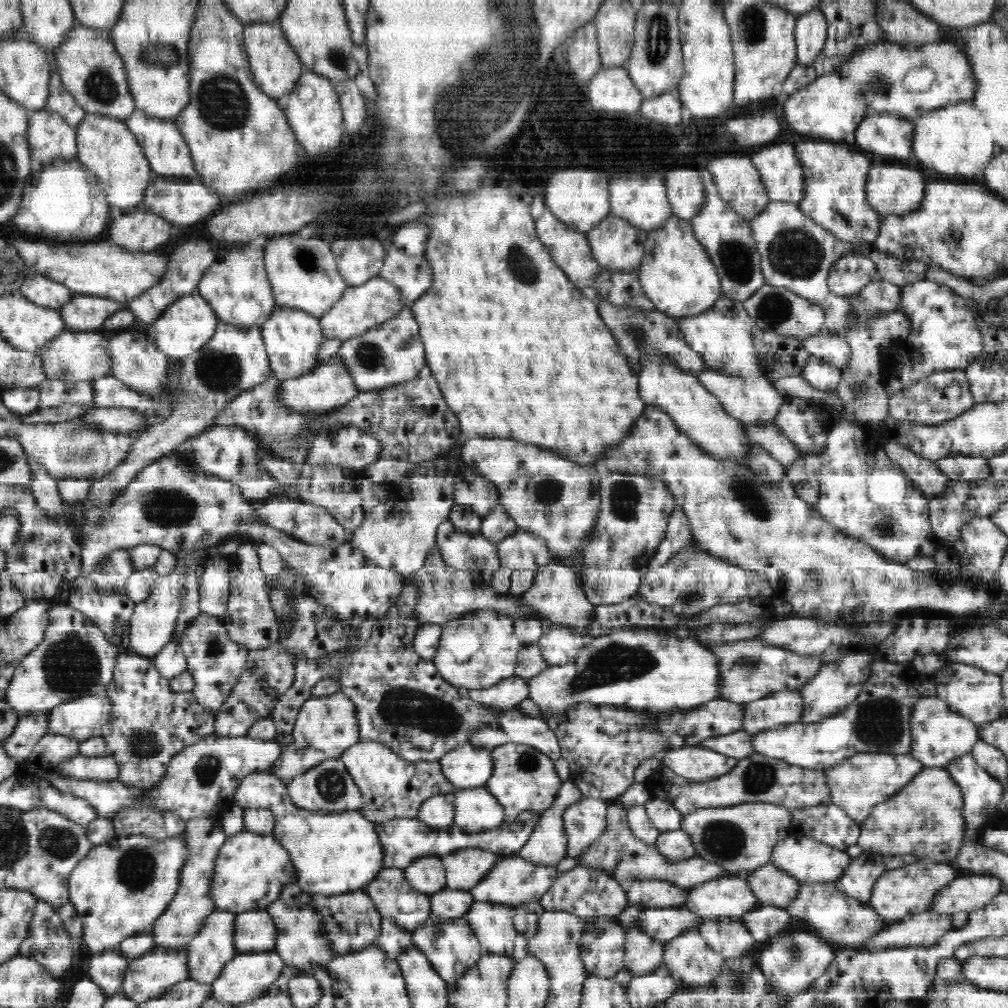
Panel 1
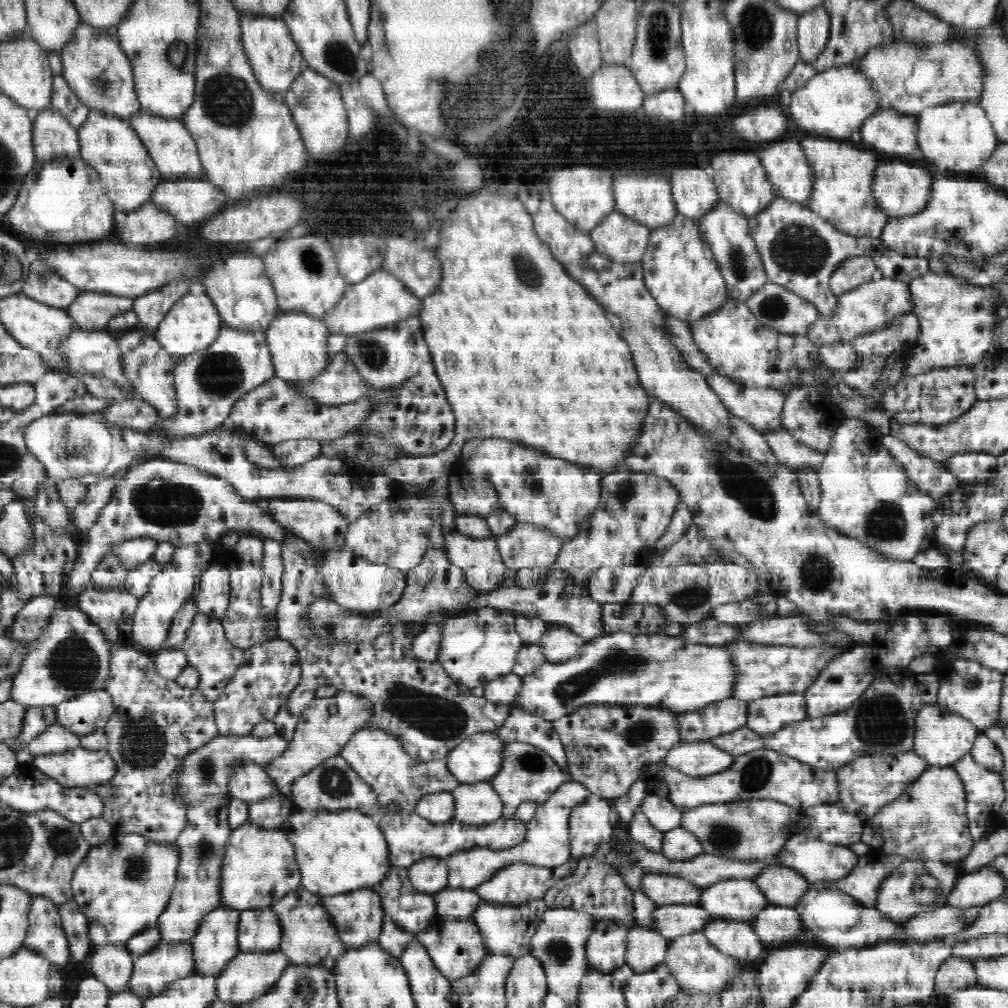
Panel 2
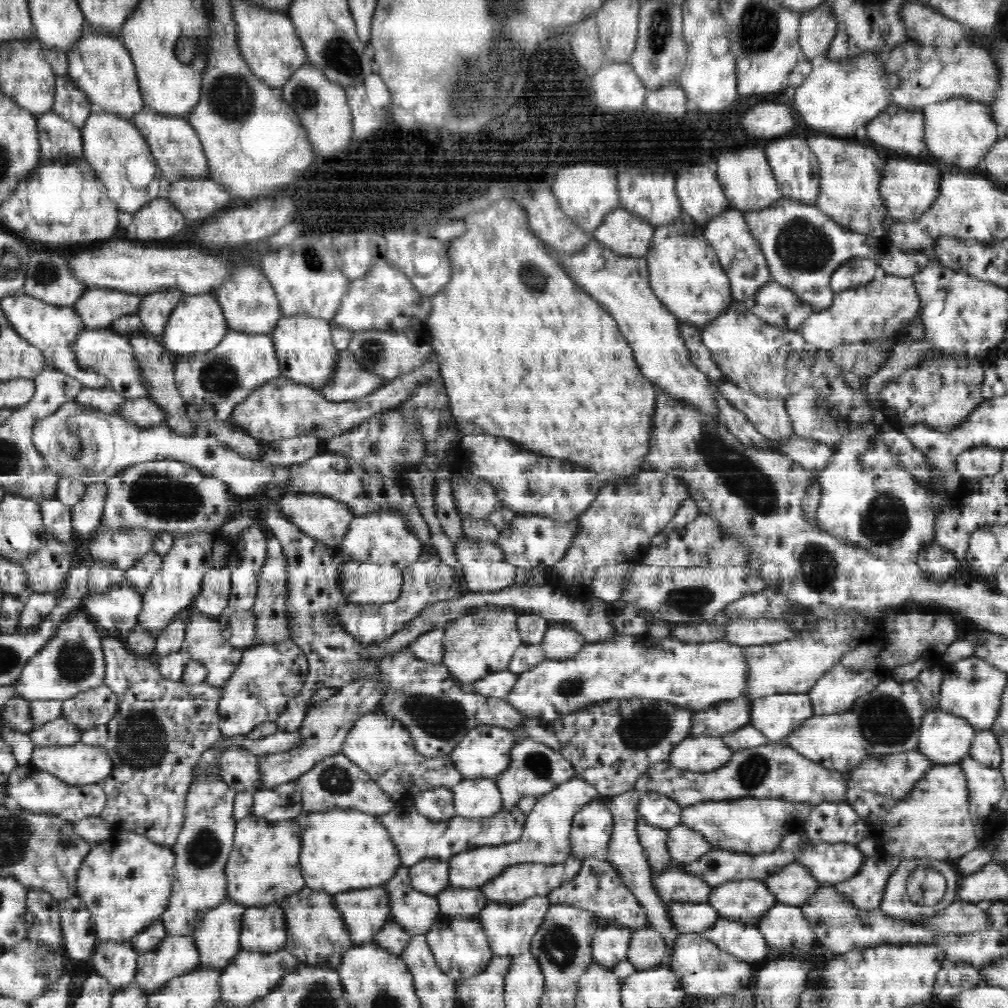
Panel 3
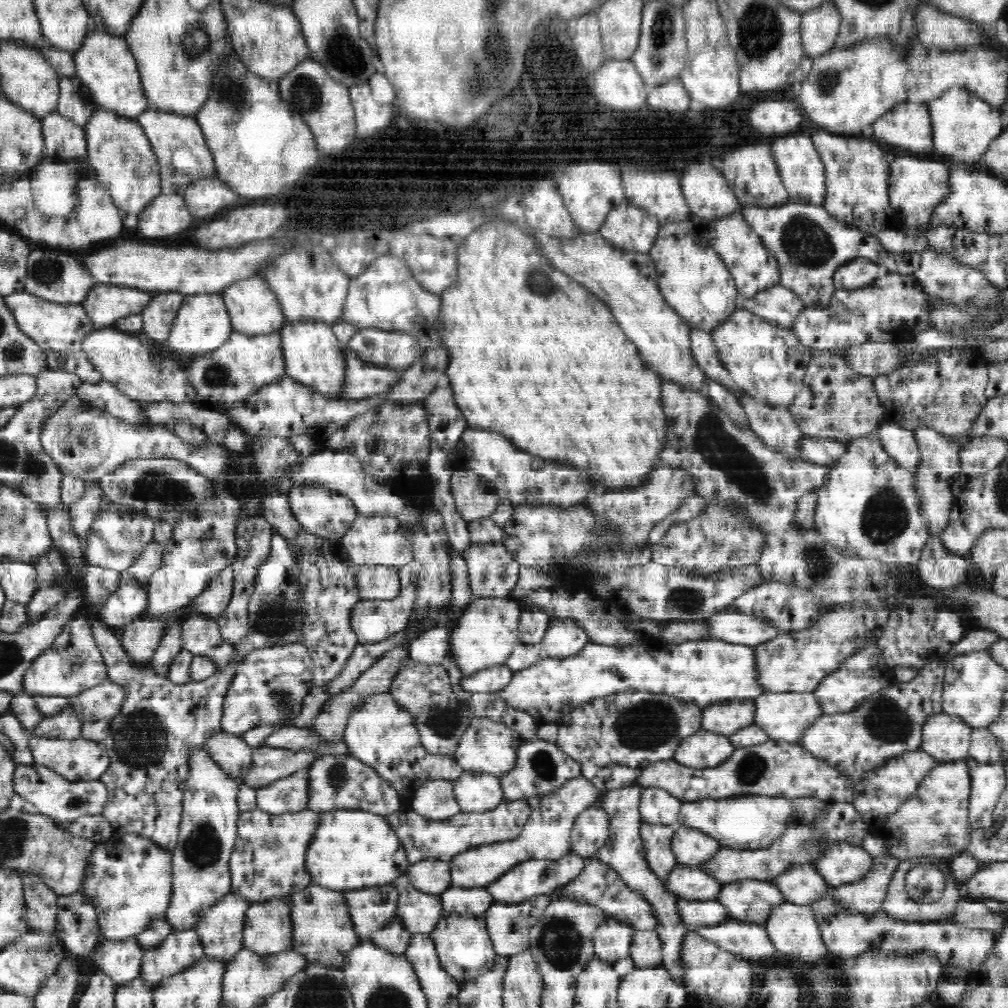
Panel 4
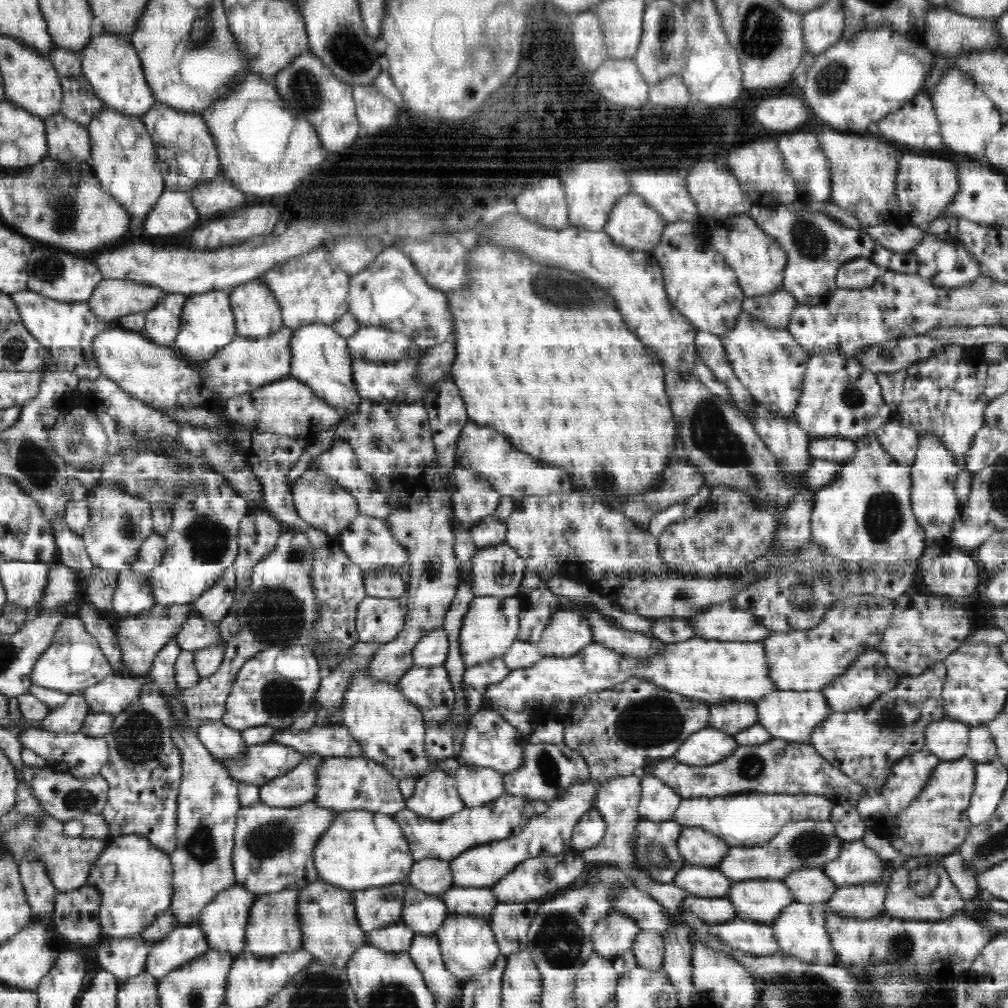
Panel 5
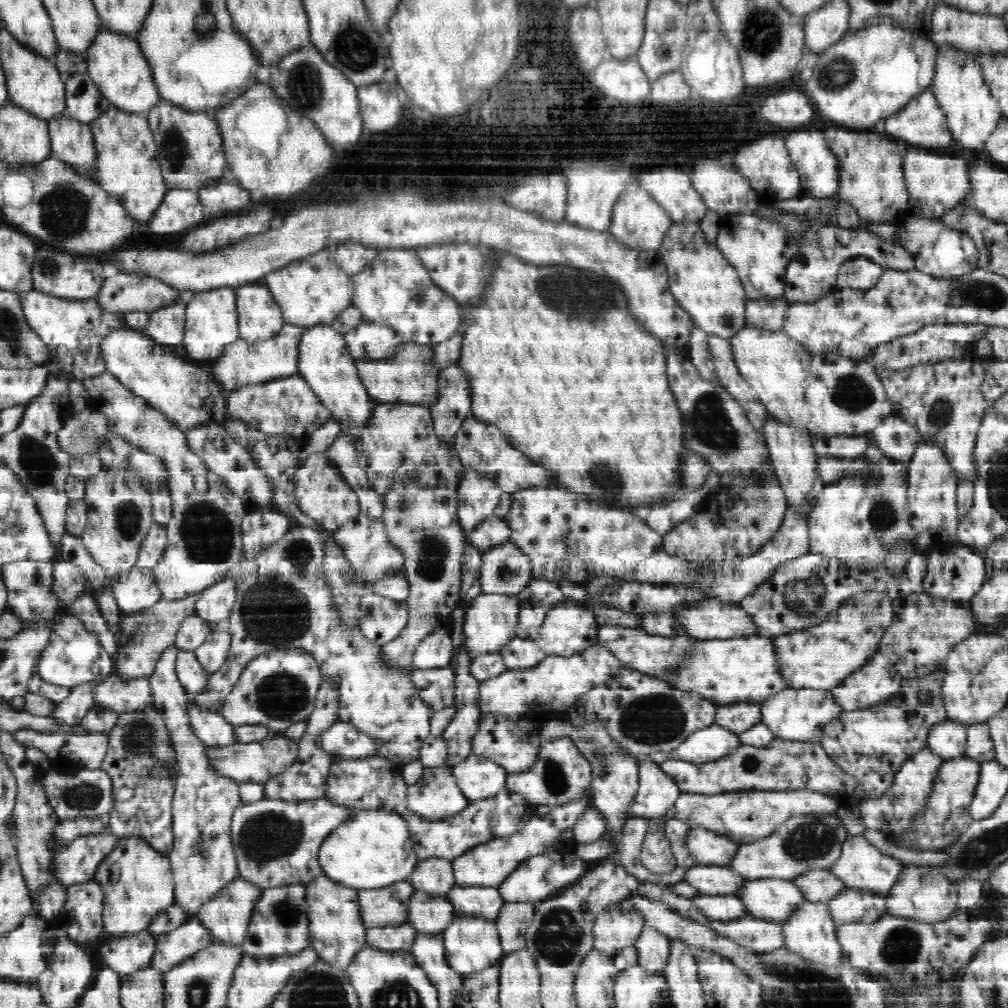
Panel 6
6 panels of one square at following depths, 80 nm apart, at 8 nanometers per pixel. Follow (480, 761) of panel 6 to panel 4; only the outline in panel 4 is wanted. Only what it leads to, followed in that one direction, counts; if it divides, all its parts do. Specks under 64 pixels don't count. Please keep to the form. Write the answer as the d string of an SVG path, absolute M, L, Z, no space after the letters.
M463 771L453 790L461 812L492 810L504 800L499 776L483 771Z

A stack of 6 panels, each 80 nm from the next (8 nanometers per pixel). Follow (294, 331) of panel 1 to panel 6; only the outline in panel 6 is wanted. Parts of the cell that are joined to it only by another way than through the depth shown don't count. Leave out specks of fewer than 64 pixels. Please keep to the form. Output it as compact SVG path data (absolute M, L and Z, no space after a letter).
M331 325L309 326L300 340L298 350L298 374L329 409L333 419L346 426L356 426L357 429L366 429L370 426L376 402L368 395L367 387L359 377L355 358L348 352L344 335L336 332Z

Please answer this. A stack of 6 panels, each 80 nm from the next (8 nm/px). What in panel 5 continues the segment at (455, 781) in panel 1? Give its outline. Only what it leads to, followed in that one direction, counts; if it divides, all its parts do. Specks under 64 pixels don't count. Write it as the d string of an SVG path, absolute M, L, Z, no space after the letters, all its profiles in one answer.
M482 708L480 712L471 716L470 725L467 726L463 738L462 757L458 761L462 765L492 767L496 772L504 775L518 770L523 765L528 744L531 744L528 734L520 732L510 722L506 722L496 711Z

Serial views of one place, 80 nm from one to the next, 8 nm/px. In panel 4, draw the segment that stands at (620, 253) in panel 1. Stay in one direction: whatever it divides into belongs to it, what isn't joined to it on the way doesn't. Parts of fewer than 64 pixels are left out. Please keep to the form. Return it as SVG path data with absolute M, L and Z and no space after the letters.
M628 198L622 199L598 231L612 246L620 250L648 253L655 244L661 225L659 219Z

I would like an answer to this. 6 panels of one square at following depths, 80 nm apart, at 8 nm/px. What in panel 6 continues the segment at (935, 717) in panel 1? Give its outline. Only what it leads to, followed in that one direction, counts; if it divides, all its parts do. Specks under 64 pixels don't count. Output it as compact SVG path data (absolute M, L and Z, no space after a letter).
M944 720L934 726L927 738L927 748L944 760L966 756L967 725Z

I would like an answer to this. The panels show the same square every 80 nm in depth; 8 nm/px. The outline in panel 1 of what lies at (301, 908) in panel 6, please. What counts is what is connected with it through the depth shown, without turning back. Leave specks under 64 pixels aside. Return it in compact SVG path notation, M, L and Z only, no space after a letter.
M266 909L236 916L234 940L238 952L274 950L276 936L276 926Z

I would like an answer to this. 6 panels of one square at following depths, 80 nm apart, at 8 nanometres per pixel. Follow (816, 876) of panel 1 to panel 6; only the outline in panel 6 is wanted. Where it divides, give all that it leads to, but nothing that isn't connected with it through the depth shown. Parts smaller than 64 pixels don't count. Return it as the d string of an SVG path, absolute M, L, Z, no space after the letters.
M863 834L848 837L842 845L840 858L828 868L843 880L847 888L876 894L877 897L882 898L886 898L891 893L892 886L895 886L900 876L903 876L908 869L908 865L884 855L878 848L868 843Z

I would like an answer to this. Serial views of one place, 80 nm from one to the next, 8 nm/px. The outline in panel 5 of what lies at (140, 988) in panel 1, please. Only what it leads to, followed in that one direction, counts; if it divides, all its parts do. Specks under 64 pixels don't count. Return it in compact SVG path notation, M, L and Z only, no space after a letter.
M199 923L178 925L164 939L153 943L145 970L154 978L161 979L208 950Z

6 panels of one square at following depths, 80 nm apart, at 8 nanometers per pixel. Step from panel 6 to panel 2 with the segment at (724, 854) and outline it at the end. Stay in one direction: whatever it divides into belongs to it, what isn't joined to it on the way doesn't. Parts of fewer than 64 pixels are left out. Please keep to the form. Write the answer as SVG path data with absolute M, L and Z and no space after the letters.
M674 828L664 832L661 853L673 861L687 861L703 853L694 832L686 828Z

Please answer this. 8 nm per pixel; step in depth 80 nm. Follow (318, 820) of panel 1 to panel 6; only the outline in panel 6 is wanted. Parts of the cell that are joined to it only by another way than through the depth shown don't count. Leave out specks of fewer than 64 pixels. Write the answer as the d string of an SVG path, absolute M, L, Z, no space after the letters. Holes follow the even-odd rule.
M186 692L185 704L190 727L206 746L222 748L238 742L236 736L233 736L233 724L230 724L222 714L200 707L198 702L195 702L194 693ZM356 810L326 837L318 859L328 878L358 890L382 889L407 881L420 861L406 819L400 813L386 810Z

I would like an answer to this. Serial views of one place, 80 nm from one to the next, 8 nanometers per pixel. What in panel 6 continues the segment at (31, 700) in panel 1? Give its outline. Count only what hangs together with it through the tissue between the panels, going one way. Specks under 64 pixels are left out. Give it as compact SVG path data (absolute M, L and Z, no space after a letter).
M66 614L53 625L50 642L38 656L40 676L48 683L60 686L82 686L102 683L113 674L115 661L100 644L99 638L87 630L83 622L74 615Z

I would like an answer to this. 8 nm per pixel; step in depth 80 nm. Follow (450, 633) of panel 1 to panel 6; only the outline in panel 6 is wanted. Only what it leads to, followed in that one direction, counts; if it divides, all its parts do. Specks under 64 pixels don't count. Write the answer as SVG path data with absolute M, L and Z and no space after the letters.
M480 594L471 602L462 616L462 634L466 637L466 649L471 660L482 654L499 653L500 648L517 636L520 602L517 595Z

